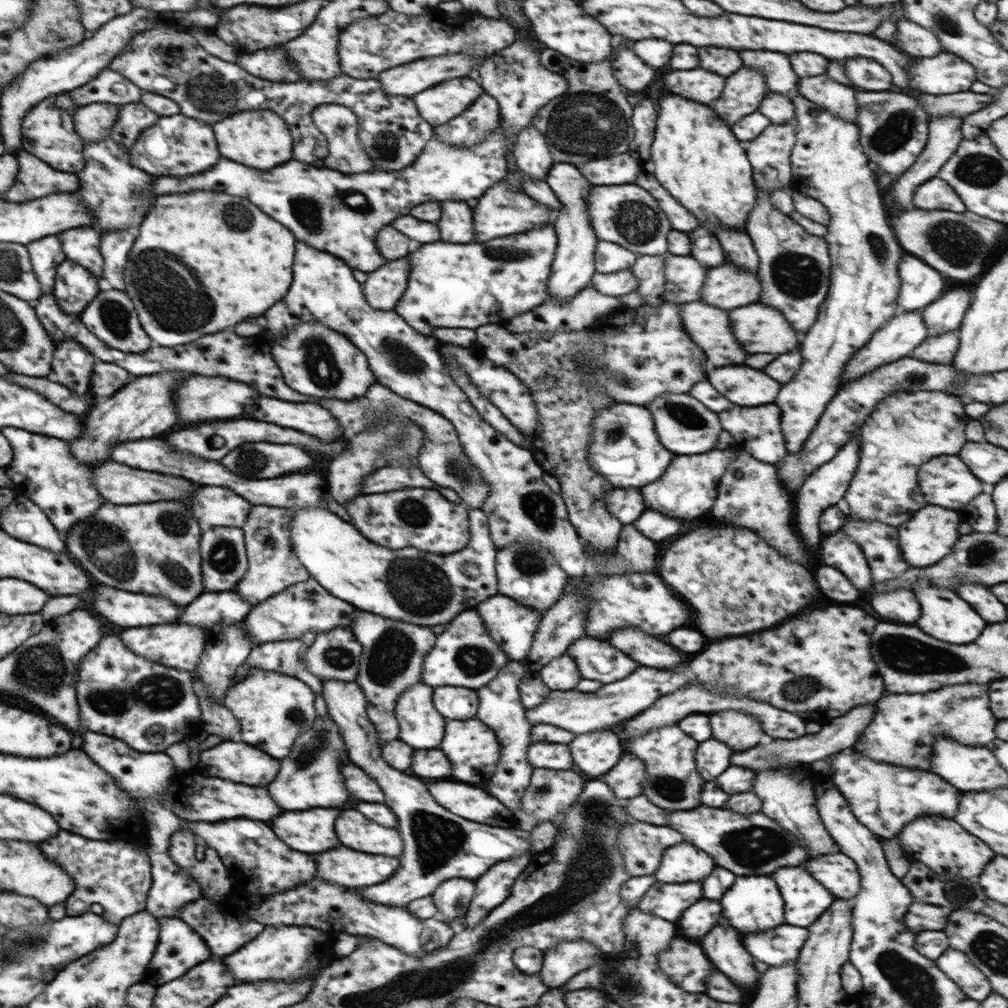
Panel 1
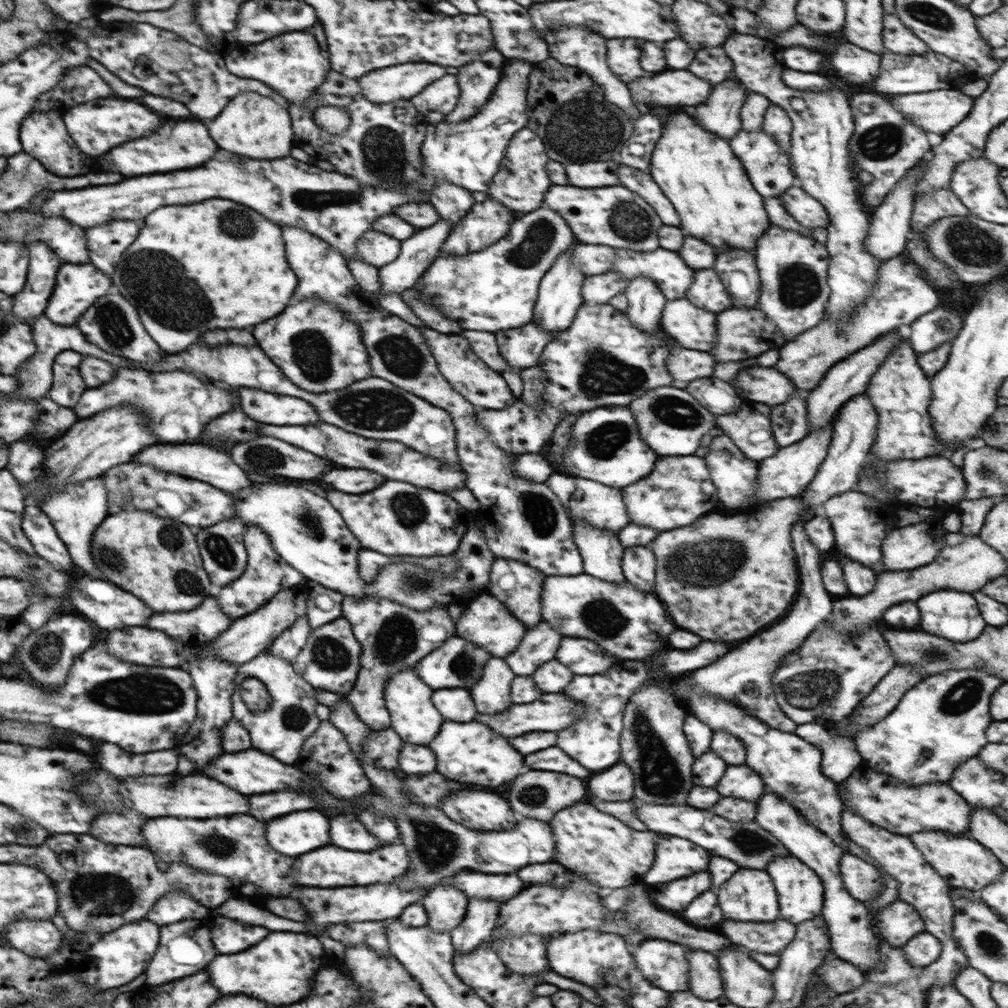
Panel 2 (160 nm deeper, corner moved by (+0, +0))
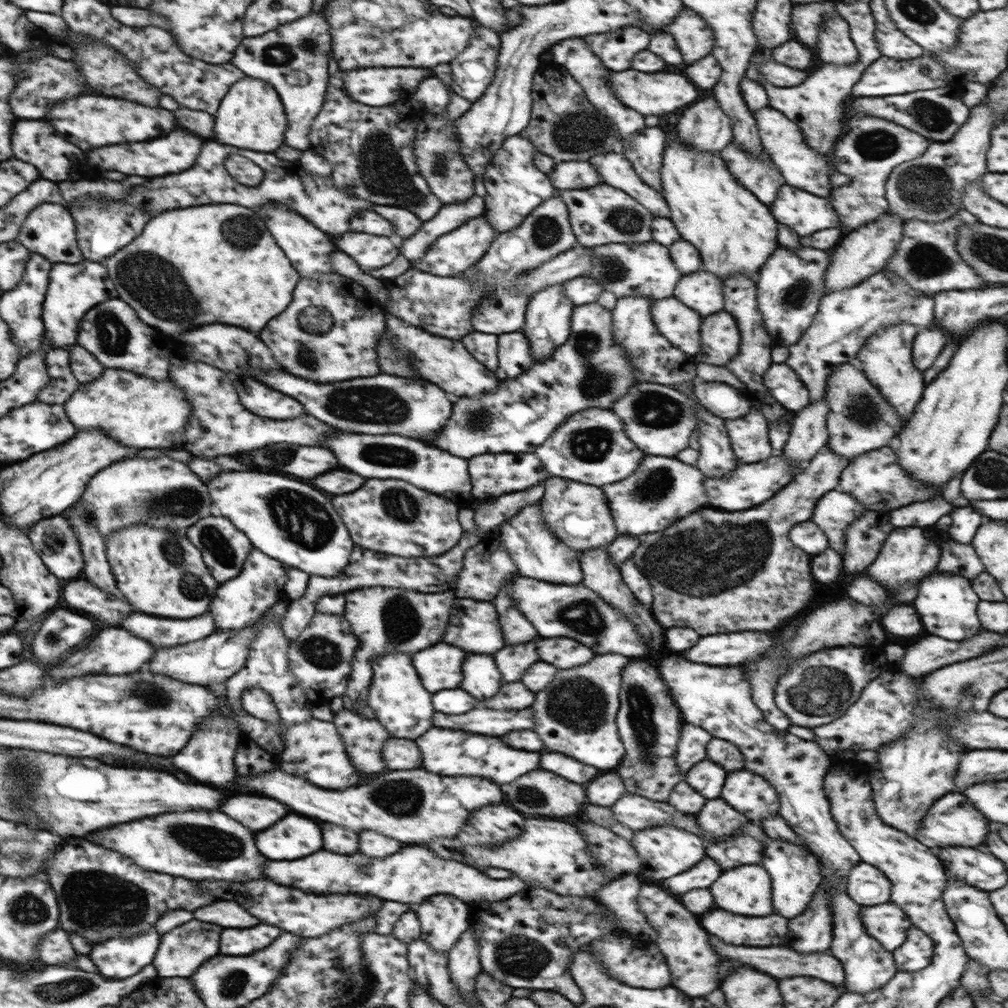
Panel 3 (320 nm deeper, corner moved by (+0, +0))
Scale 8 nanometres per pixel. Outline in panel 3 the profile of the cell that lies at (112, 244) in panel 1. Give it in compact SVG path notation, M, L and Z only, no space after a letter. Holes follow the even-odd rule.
M83 202L82 205L74 205L68 209L73 215L77 243L83 252L84 258L97 263L102 263L109 256L112 256L115 252L130 244L134 238L140 236L142 230L144 230L144 226L146 226L146 222L150 220L148 212L142 212L142 210L138 210L138 208L134 208L132 204L126 204L126 202L112 202L112 204L106 204L106 206L101 207L98 206L98 203Z

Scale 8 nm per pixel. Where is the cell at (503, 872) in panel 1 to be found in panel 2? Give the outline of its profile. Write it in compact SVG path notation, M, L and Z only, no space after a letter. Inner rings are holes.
M469 899L462 922L450 932L454 950L472 952L489 940L498 925L499 907L493 900Z

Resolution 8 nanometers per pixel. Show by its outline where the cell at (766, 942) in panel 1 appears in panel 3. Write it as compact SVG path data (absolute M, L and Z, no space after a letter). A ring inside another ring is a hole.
M710 910L700 918L706 932L736 946L778 946L786 942L788 920L770 916L738 916L722 910Z

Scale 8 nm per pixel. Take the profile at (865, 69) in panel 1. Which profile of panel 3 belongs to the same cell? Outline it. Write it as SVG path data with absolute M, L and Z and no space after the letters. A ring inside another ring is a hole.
M834 14L824 20L818 34L818 56L828 64L852 64L858 60L858 52L850 40L848 24Z

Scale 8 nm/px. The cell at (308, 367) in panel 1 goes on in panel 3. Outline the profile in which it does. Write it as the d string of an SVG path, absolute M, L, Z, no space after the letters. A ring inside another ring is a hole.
M342 275L324 279L301 278L284 314L270 320L258 334L286 372L330 384L380 373L375 347L387 330L384 307L368 295L359 282Z

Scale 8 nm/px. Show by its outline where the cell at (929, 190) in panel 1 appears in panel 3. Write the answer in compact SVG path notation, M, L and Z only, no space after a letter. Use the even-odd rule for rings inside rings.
M964 208L942 222L907 220L903 224L903 239L898 243L897 251L888 259L885 268L905 280L912 288L931 296L944 291L982 288L986 282L974 268L963 261L955 247L957 228L963 224L970 226L976 223L977 218Z

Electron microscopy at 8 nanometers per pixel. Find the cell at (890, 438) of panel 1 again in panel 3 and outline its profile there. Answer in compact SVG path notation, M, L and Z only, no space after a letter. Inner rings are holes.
M900 323L875 332L866 339L858 351L856 363L863 370L866 378L890 406L899 414L901 426L907 425L916 410L916 404L922 400L924 376L913 363L913 342L922 328L915 324Z

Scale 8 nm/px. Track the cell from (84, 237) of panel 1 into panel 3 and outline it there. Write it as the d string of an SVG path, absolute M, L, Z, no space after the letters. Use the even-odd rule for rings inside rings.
M42 203L35 206L18 229L16 238L31 253L46 257L52 263L78 264L85 258L77 243L75 222L67 206Z

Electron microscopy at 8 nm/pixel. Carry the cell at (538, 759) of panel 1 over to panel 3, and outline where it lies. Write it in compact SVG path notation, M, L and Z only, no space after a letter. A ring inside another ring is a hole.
M546 752L541 753L540 768L542 770L550 770L570 782L576 782L576 784L584 784L584 782L590 782L592 778L598 776L598 770L596 768L590 768L574 758L568 758L568 756L562 756L558 752Z

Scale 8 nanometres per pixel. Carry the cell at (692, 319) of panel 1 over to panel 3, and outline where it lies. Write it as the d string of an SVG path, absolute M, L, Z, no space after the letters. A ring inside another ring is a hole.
M672 296L665 299L651 299L651 315L656 330L665 336L672 346L690 355L695 355L700 350L700 327L703 319L701 314L688 308L681 300Z

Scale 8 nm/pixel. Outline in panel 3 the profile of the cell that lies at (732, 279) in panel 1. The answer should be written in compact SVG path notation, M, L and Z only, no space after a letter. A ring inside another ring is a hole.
M703 269L682 275L673 296L703 317L724 308L723 281L714 273L704 272Z

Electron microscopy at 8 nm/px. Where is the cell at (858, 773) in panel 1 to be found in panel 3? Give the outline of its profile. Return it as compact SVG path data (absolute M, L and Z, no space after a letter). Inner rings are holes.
M954 790L940 796L929 808L917 830L917 839L930 849L950 846L983 848L991 825L991 822L964 796L964 793Z

